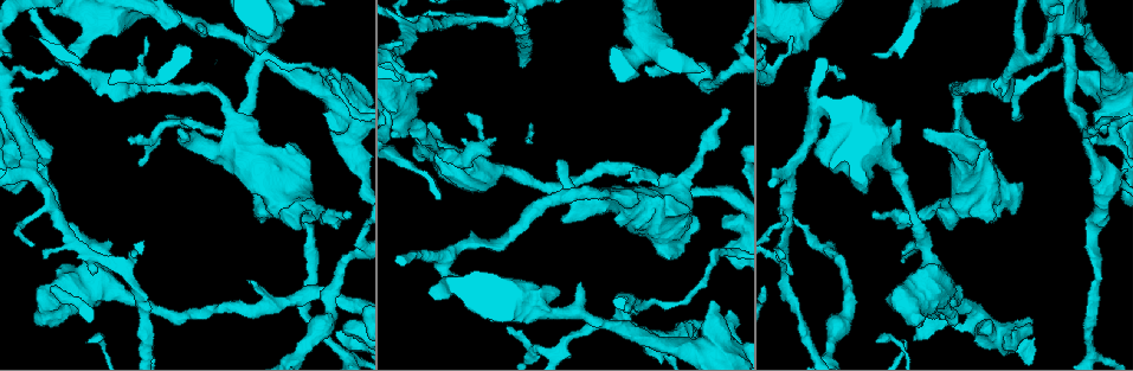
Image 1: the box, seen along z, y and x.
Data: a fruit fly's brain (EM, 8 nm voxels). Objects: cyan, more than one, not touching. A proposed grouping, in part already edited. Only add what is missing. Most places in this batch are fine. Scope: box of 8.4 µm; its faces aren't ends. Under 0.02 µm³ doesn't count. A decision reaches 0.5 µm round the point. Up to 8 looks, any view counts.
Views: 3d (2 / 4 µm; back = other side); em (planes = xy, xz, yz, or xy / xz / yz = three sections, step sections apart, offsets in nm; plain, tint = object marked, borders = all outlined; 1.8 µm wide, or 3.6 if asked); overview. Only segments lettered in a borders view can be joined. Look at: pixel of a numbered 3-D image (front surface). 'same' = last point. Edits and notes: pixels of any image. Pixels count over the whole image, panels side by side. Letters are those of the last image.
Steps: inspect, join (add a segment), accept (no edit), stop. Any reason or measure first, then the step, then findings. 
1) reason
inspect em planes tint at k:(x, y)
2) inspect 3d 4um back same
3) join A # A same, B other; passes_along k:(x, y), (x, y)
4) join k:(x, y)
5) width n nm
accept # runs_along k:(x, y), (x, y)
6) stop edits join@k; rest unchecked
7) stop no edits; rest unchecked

an open end
inspect 3d 2um at 1:(725, 110)

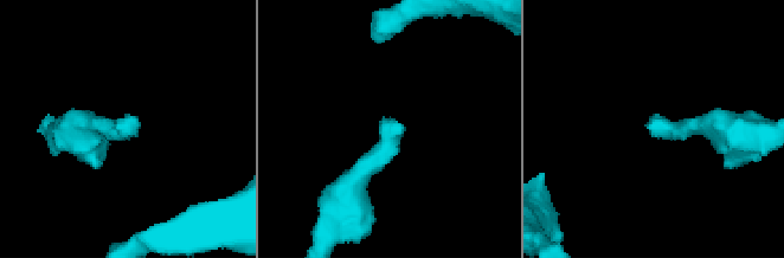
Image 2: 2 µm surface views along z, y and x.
now the EM
inspect em planes plain at 2:(647, 124)

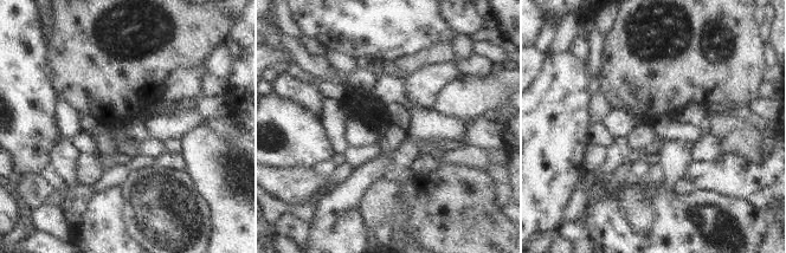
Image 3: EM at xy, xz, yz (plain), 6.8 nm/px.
inspect em planes borders same

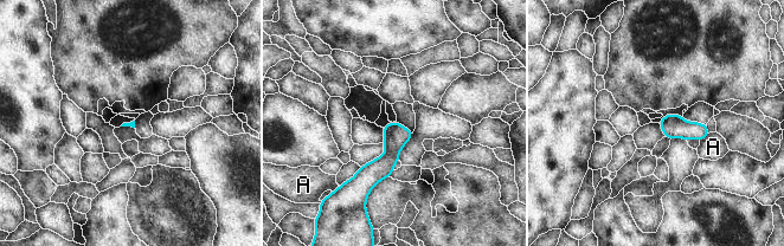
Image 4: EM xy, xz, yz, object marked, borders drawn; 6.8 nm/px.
accept # A other; runs_along 4:(409, 134), (371, 174), (358, 183); none of them fits

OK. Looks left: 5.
an open end
inspect em planes plain at 1:(560, 160)

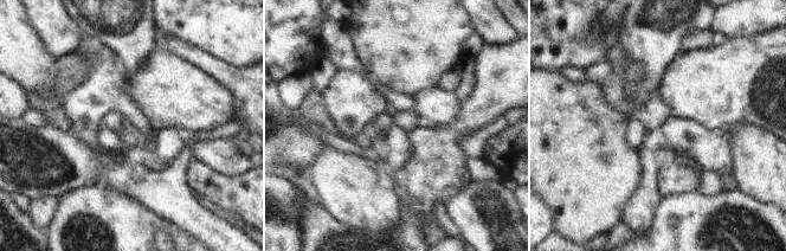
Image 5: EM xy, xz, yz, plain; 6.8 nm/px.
what lies round it
inspect em planes borders same

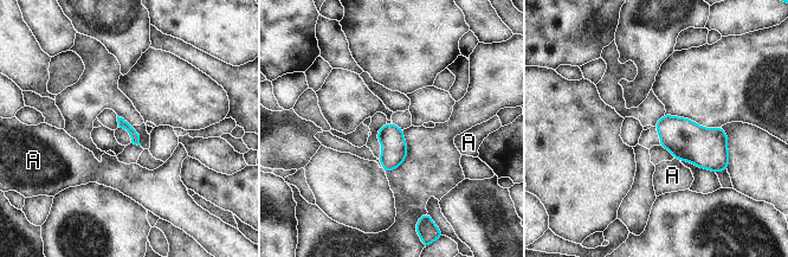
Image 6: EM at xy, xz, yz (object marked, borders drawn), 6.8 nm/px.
accept # A other; border 6:(675, 158), (679, 161); none of them fits

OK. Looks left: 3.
free end
inspect 3d 4um at 1:(333, 70)

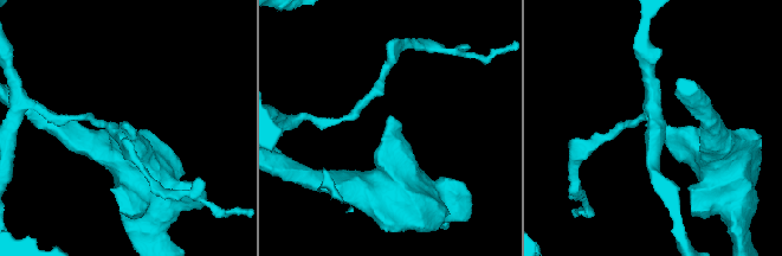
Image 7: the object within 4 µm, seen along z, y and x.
now the EM
inspect em planes borders at 7:(392, 117)

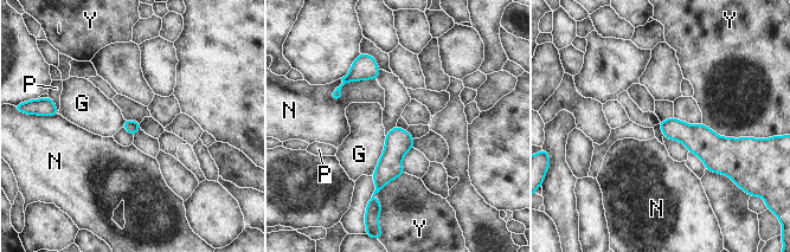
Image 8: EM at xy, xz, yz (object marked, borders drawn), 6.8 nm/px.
accept # G other, N other, P other, Y other; border 8:(385, 136), (385, 148), (372, 175); no lettered segment goes on from it

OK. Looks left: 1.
stop no edits; rest unchecked

